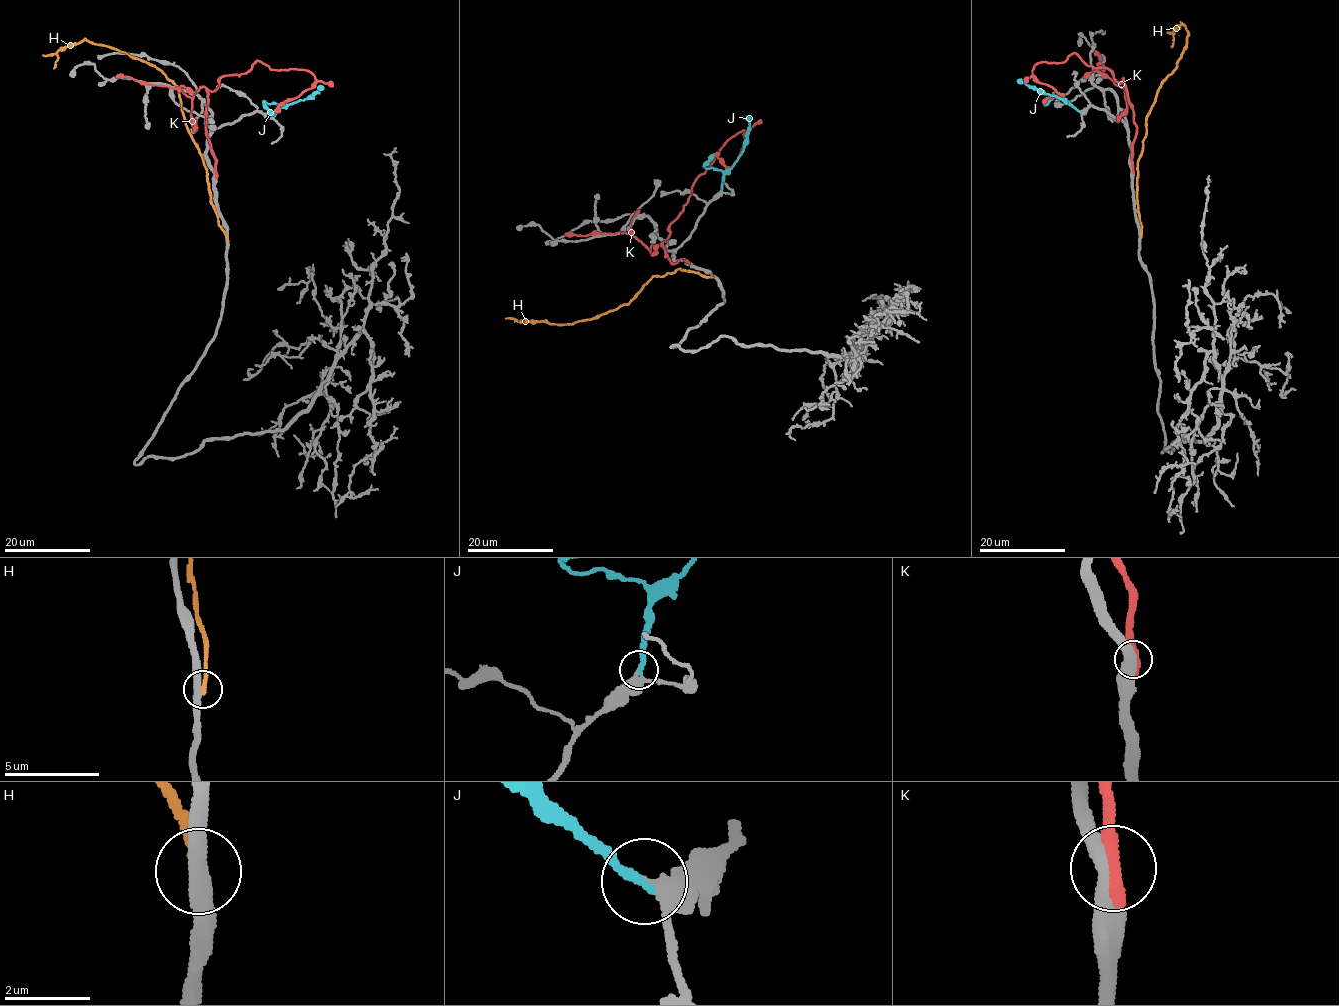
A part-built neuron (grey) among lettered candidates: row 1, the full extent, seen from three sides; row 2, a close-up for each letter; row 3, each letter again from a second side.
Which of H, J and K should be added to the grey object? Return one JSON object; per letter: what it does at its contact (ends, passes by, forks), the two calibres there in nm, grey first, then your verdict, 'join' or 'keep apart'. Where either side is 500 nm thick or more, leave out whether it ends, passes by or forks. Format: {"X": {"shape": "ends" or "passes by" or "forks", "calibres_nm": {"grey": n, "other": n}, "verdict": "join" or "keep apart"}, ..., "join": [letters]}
{"H": {"shape": "ends", "calibres_nm": {"grey": 320, "other": 240}, "verdict": "keep apart"}, "J": {"shape": "ends", "calibres_nm": {"grey": 280, "other": 240}, "verdict": "join"}, "K": {"shape": "ends", "calibres_nm": {"grey": 460, "other": 440}, "verdict": "keep apart"}, "join": ["J"]}

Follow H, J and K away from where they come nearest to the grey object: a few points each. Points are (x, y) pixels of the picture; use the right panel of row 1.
H: (1141, 237), (1138, 161), (1146, 115), (1187, 42), (1189, 32), (1182, 24), (1174, 31), (1171, 47)
J: (1079, 111), (1054, 95), (1040, 93), (1017, 81)
K: (1132, 169), (1133, 105), (1108, 69), (1073, 53), (1036, 64), (1032, 75), (1061, 94), (1042, 103)

